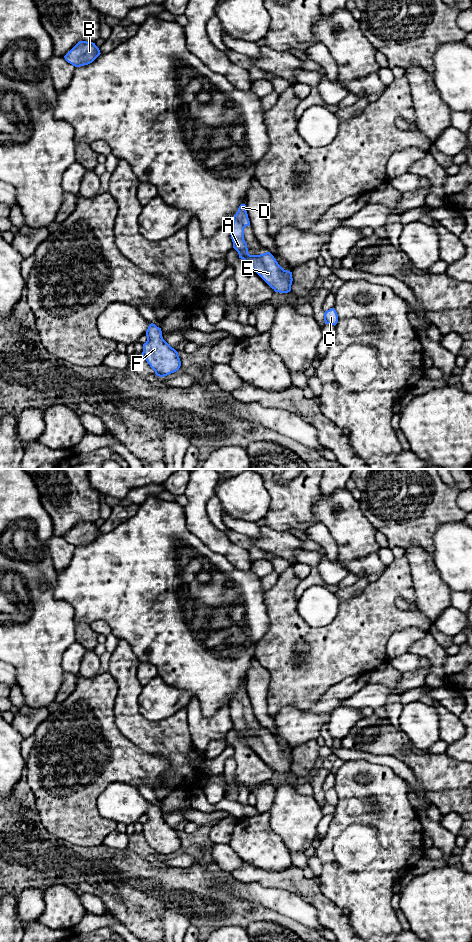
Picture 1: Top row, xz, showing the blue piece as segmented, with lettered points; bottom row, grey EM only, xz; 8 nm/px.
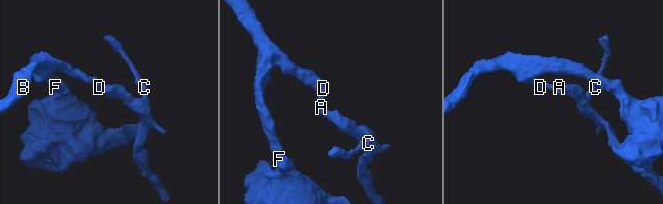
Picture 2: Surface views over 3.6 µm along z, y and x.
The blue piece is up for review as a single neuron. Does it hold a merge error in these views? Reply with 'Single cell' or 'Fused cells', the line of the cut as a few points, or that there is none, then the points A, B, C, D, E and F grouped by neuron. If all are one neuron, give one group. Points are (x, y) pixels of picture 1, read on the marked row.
Single cell. No split. Groups: A B C D E F

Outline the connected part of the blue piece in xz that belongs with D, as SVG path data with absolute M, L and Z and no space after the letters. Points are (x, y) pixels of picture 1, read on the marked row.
M241 204L233 216L233 223L230 225L233 248L238 252L239 258L251 266L275 292L290 292L293 281L292 272L284 270L270 252L260 255L248 253L247 243L244 240L244 228L249 225L246 205Z

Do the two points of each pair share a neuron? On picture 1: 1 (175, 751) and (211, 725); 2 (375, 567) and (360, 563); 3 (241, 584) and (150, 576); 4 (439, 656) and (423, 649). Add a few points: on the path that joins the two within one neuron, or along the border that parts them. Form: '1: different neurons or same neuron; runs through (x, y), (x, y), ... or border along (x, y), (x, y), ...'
1: different neurons; border along (187, 716), (187, 727), (193, 744)
2: same neuron; runs through (371, 565), (364, 565)
3: same neuron; runs through (216, 561), (194, 542), (175, 542), (166, 551)
4: same neuron; runs through (435, 653), (431, 649), (427, 649)

